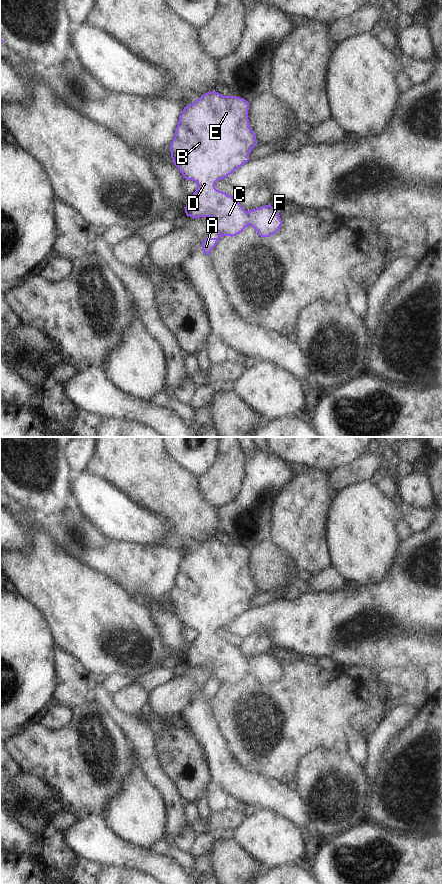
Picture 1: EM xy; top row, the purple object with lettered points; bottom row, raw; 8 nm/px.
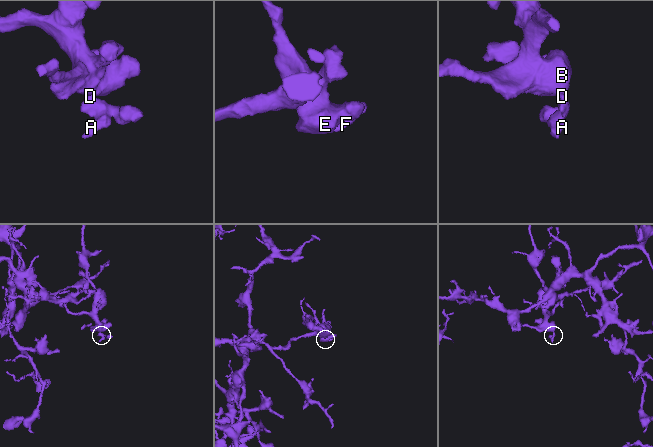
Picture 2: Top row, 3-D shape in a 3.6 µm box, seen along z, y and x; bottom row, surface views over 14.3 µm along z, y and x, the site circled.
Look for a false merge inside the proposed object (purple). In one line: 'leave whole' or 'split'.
leave whole

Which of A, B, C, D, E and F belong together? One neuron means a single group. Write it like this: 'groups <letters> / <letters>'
groups A B C D E F

